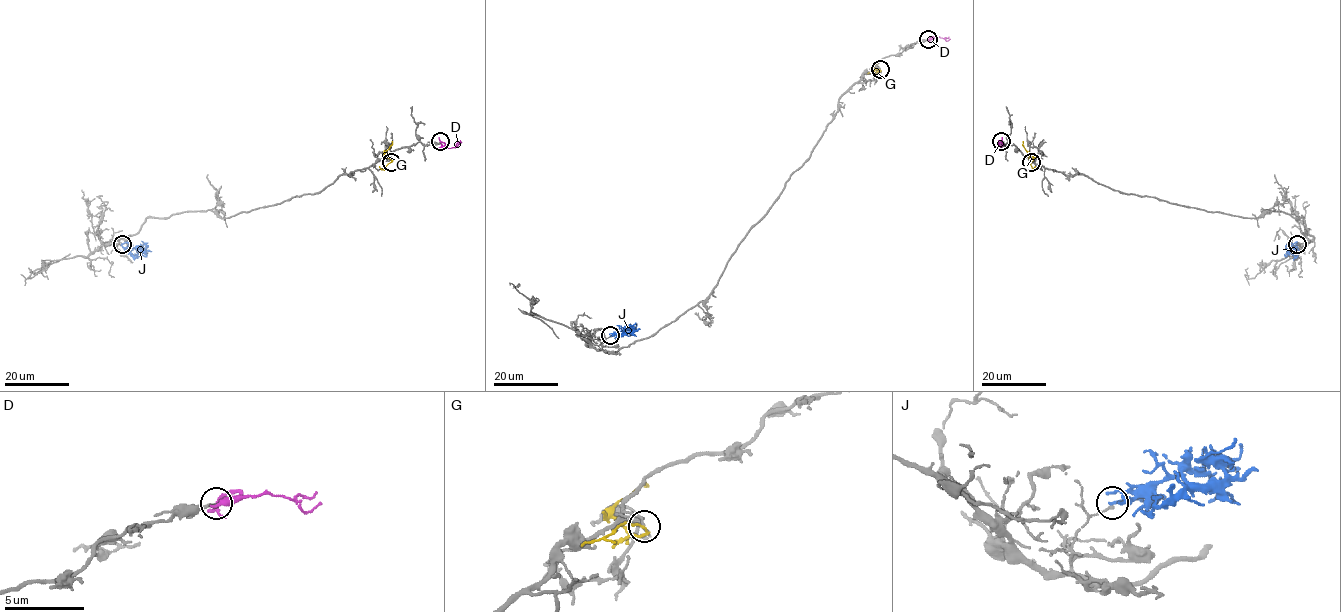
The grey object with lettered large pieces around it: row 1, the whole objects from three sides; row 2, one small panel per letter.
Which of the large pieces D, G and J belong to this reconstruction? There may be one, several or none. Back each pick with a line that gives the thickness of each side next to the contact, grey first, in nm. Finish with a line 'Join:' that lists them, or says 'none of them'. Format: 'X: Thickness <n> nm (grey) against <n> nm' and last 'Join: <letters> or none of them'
Join: none of them

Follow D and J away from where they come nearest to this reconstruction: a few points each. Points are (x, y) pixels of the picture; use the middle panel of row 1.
D: (928, 39), (950, 39)
J: (610, 335), (628, 329), (635, 322)

